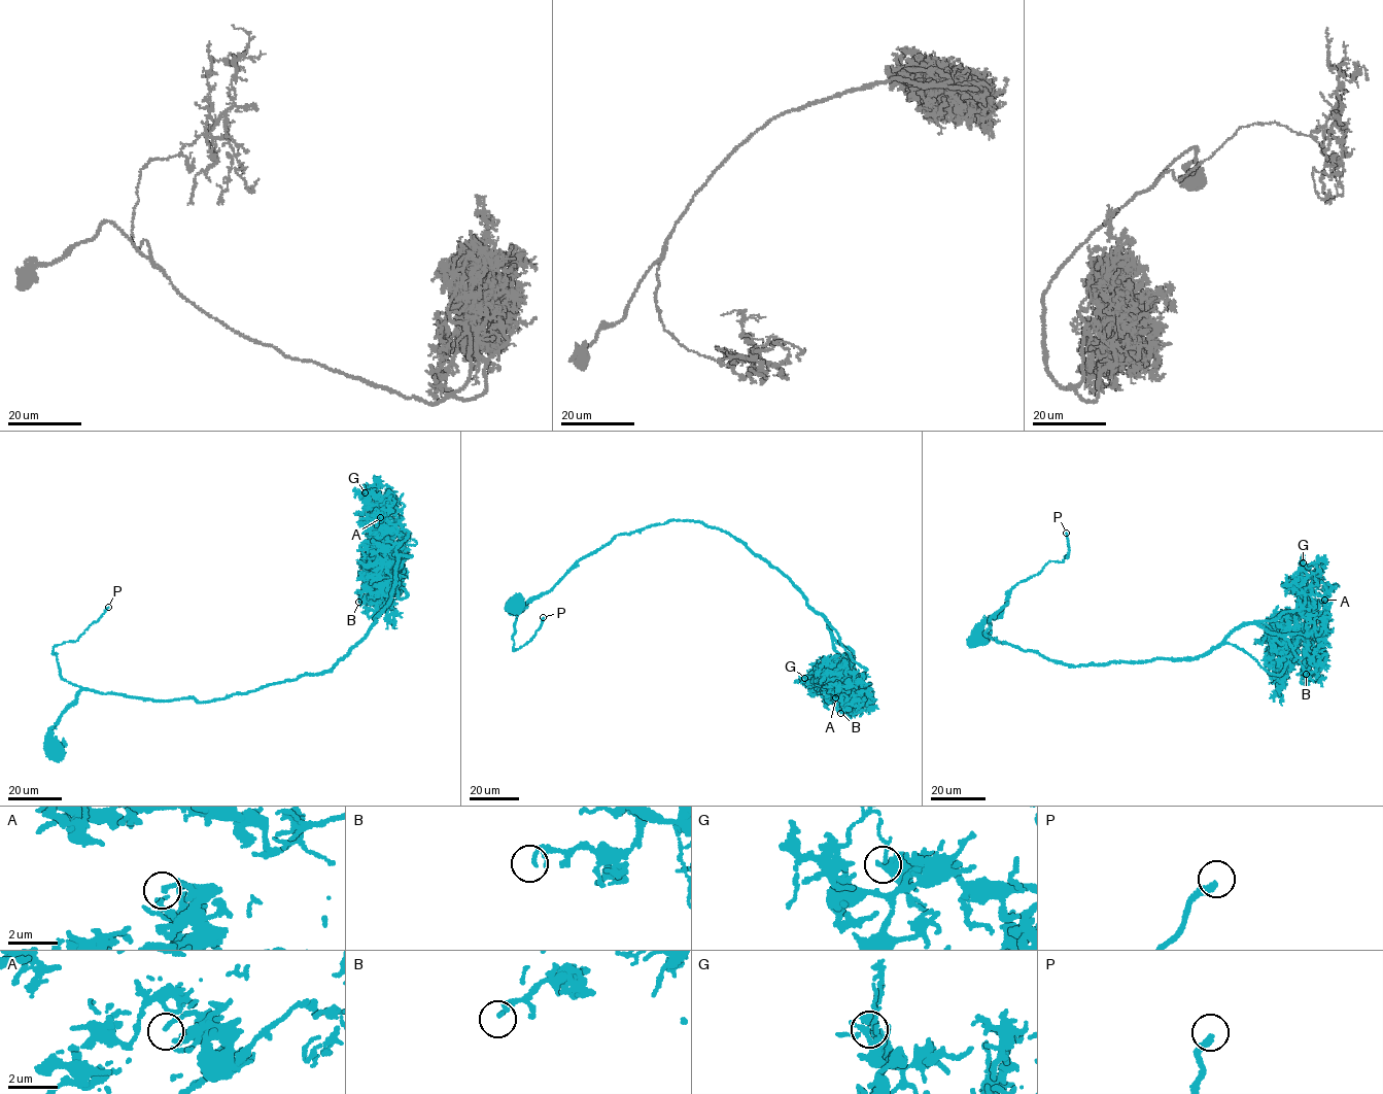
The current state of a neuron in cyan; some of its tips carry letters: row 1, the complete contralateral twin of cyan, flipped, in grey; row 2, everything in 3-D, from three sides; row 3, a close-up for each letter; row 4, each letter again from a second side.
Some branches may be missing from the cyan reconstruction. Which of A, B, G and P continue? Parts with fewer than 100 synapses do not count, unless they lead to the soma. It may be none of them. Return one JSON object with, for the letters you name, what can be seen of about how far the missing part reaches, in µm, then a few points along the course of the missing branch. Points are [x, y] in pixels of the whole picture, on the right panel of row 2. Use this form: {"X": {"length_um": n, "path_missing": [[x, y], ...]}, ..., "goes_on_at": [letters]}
{"P": {"length_um": 100, "path_missing": [[1066, 533], [1070, 522], [1107, 544], [1160, 560], [1172, 576], [1163, 569], [1166, 580], [1181, 601]]}, "goes_on_at": ["P"]}

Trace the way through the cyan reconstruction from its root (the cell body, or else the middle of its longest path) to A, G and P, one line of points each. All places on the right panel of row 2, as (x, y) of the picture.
A: (978, 637), (1007, 592), (984, 633), (1002, 644), (1079, 667), (1189, 660), (1251, 622), (1326, 613), (1324, 600)
G: (978, 637), (1007, 592), (984, 633), (1002, 644), (1079, 667), (1189, 660), (1243, 626), (1295, 611), (1303, 562)
P: (978, 637), (981, 624), (996, 617), (1014, 586), (1037, 575), (1049, 561), (1068, 557), (1066, 533)

